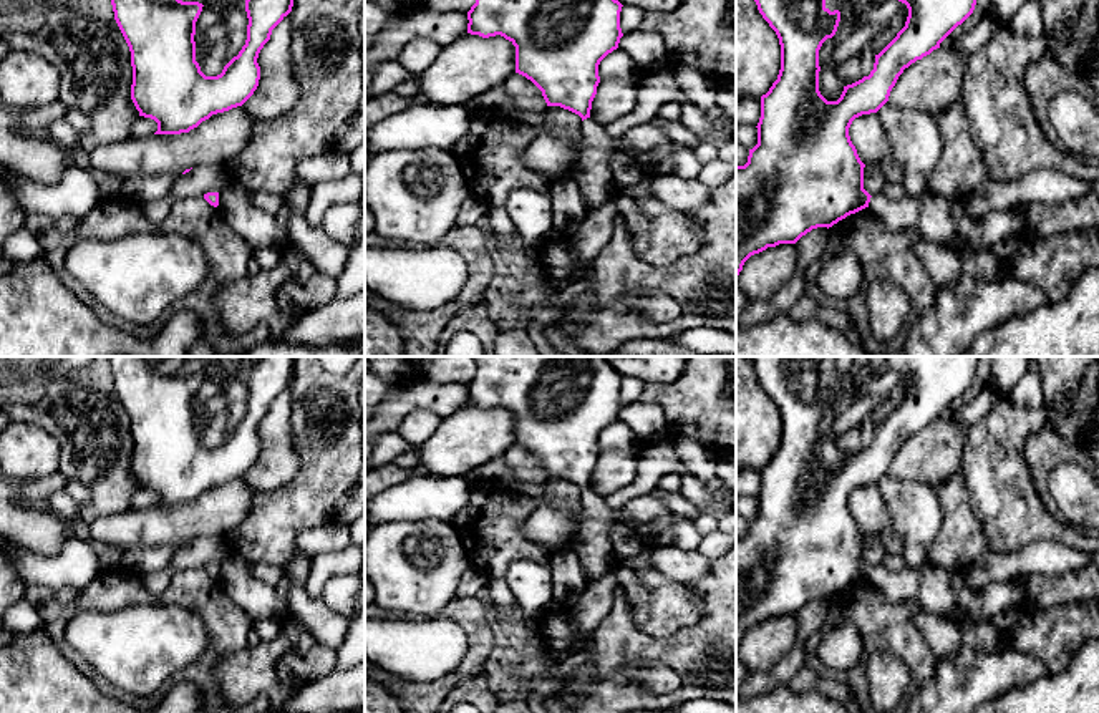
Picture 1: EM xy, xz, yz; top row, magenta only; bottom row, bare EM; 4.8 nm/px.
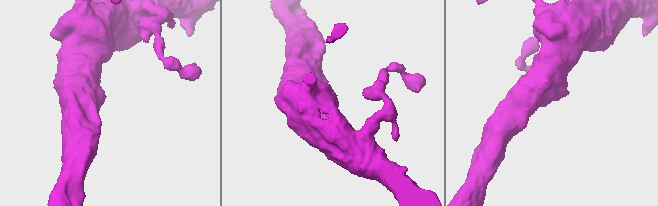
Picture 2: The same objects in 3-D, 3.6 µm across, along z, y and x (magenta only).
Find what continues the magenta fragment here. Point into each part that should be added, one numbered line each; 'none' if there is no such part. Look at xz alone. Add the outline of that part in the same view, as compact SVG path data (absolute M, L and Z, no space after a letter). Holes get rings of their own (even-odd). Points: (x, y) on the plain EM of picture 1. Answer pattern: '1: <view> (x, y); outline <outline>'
1: xz (594, 549); outline M592 489L580 496L583 524L579 537L572 544L587 580L598 580L613 570L615 559L610 542L610 532L615 524L613 511L607 506L605 497Z

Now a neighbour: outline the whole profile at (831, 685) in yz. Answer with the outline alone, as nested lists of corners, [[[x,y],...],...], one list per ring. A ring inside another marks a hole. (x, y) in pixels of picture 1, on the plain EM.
[[[825,675],[817,678],[817,688],[827,698],[834,698],[840,703],[857,700],[855,691],[837,675]]]

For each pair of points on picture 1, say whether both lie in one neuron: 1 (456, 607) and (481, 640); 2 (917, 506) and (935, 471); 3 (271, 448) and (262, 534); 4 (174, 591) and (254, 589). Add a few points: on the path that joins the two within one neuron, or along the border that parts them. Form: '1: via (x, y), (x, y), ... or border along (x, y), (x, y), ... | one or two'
1: via (464, 615), (479, 632) | one
2: border along (892, 476), (935, 485) | two
3: border along (300, 468), (285, 483), (256, 493) | two
4: border along (216, 579), (249, 619) | two

